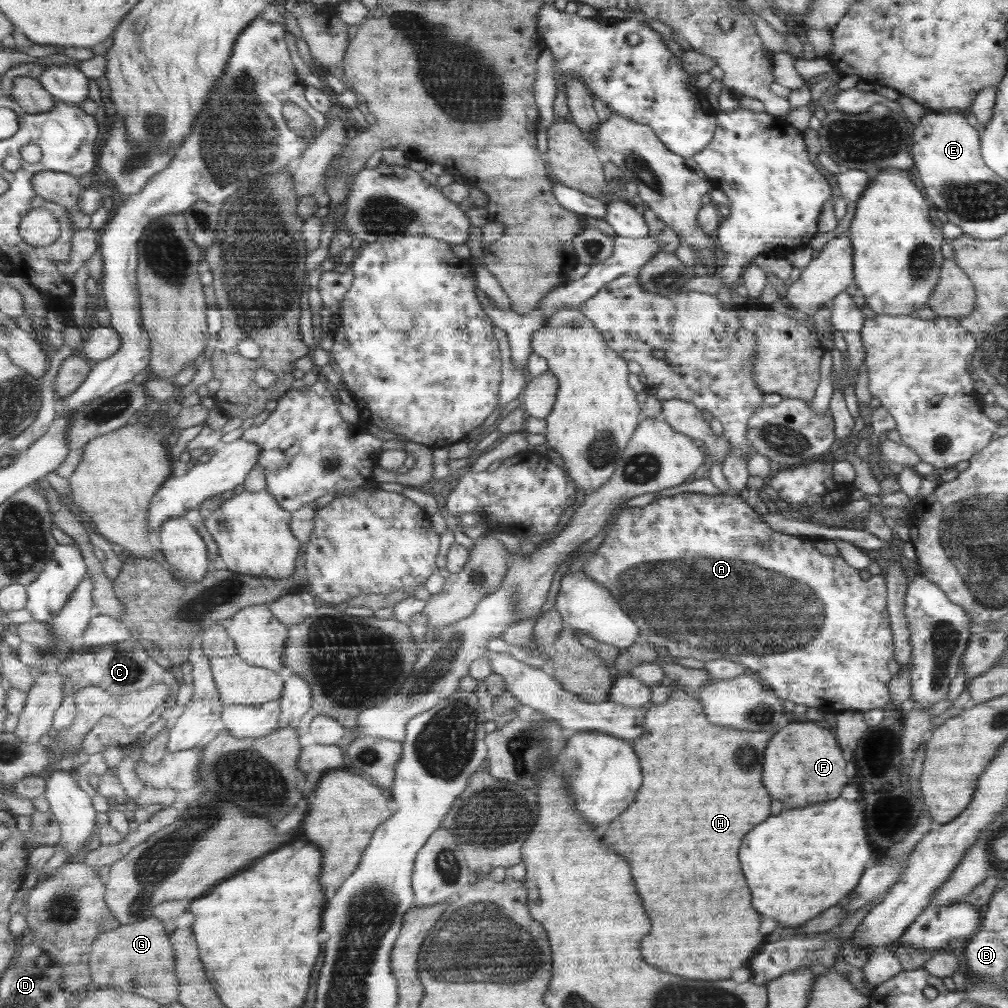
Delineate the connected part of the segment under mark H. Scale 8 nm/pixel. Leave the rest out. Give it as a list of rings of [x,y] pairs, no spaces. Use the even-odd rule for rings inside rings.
[[[673,689],[671,693],[672,696],[668,702],[654,705],[647,710],[646,732],[640,740],[633,742],[633,748],[635,752],[640,752],[640,760],[644,760],[644,768],[646,768],[644,788],[640,788],[640,796],[636,796],[636,804],[632,804],[632,808],[628,808],[628,812],[624,812],[622,816],[616,816],[612,824],[608,824],[604,840],[608,840],[608,844],[612,844],[616,852],[624,852],[624,856],[632,860],[632,868],[636,868],[636,888],[640,888],[640,896],[644,896],[644,904],[648,904],[648,916],[652,916],[652,936],[644,940],[644,960],[648,960],[648,964],[656,964],[656,968],[664,968],[664,972],[676,972],[678,976],[686,976],[692,980],[732,980],[732,976],[736,976],[736,972],[740,972],[740,968],[748,964],[748,960],[756,956],[756,952],[760,952],[760,944],[764,944],[764,934],[760,934],[762,916],[750,906],[750,890],[740,870],[738,848],[746,832],[750,832],[756,824],[764,822],[766,818],[772,818],[772,804],[776,804],[776,798],[770,796],[760,774],[764,770],[762,768],[764,750],[768,746],[768,740],[774,734],[742,732],[742,730],[714,726],[708,722],[703,704],[693,697],[693,692]],[[648,768],[654,768],[654,774],[650,774]]]

